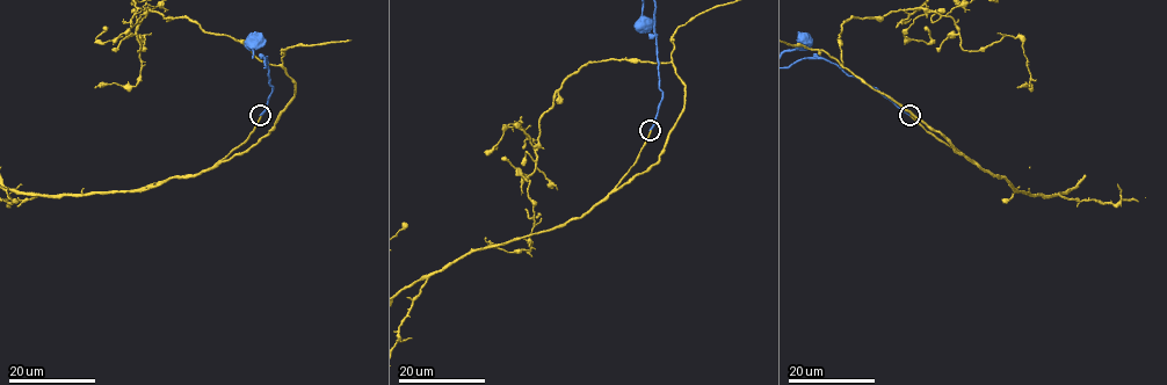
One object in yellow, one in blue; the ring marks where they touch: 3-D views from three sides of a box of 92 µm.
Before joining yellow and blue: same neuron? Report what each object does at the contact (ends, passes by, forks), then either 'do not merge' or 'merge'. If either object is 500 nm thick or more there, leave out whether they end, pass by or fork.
yellow ends; blue ends; do not merge

